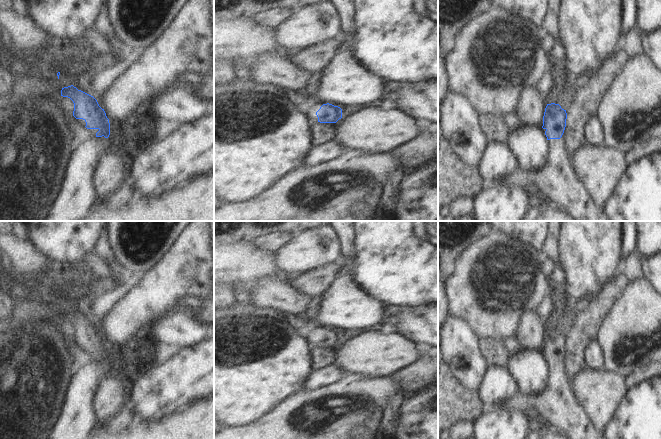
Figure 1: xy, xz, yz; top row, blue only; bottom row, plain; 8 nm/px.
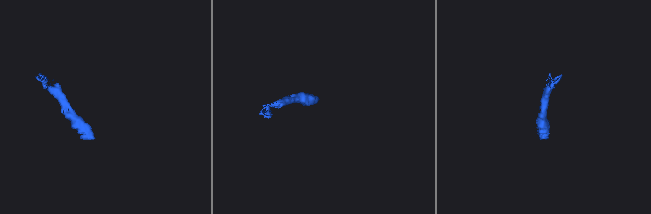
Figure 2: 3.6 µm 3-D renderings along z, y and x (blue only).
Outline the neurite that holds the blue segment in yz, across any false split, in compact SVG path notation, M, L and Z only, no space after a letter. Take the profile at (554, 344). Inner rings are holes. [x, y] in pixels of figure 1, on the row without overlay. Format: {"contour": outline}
{"contour": "M547 328L542 350L549 366L547 390L536 398L518 392L505 408L521 412L535 409L543 422L560 429L568 439L606 439L595 430L569 383L564 359L566 343L566 334L559 328Z"}

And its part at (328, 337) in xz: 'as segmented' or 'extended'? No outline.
extended

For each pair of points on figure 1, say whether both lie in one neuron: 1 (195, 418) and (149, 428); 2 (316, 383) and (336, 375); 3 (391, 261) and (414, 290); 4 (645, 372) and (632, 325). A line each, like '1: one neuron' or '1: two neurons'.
1: one neuron
2: one neuron
3: one neuron
4: two neurons

